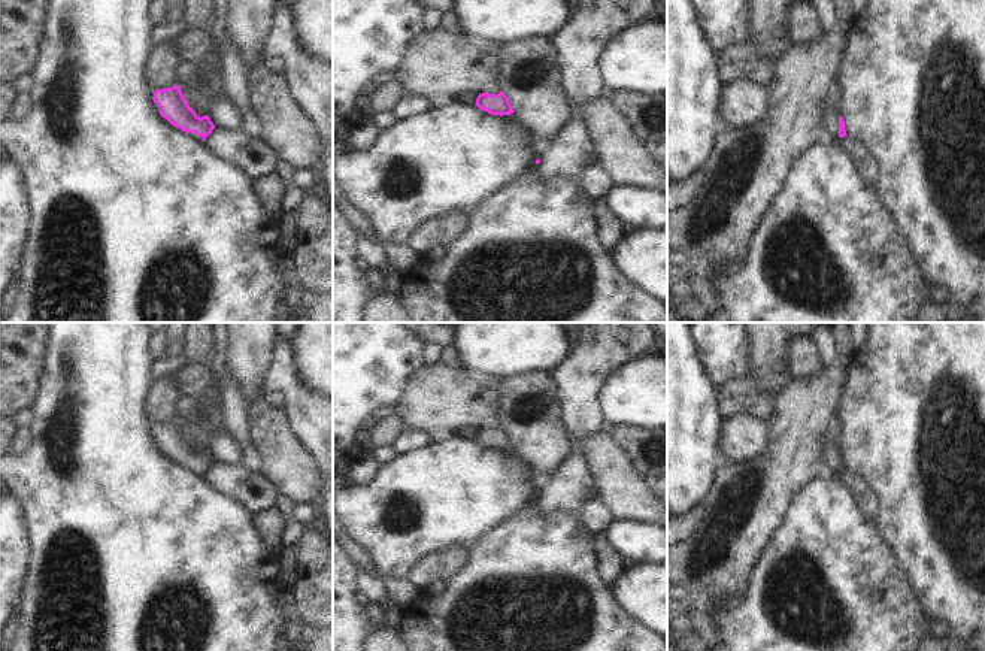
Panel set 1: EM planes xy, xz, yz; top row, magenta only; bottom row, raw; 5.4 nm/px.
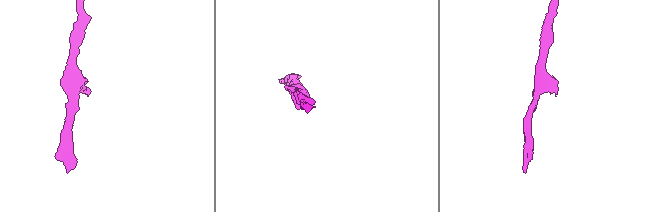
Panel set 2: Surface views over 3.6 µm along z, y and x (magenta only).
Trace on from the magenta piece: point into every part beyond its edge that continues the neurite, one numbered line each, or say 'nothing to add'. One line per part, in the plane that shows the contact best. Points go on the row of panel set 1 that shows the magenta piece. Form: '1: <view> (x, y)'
nothing to add

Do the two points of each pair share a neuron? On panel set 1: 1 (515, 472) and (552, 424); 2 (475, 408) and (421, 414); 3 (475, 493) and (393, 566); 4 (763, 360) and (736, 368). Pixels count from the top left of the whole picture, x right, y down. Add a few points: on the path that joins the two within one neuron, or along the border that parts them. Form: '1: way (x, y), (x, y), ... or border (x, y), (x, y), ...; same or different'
1: border (518, 454), (545, 480); different
2: way (461, 408), (435, 408); same
3: way (454, 505), (414, 545); same
4: border (746, 338), (748, 371), (743, 377); different

